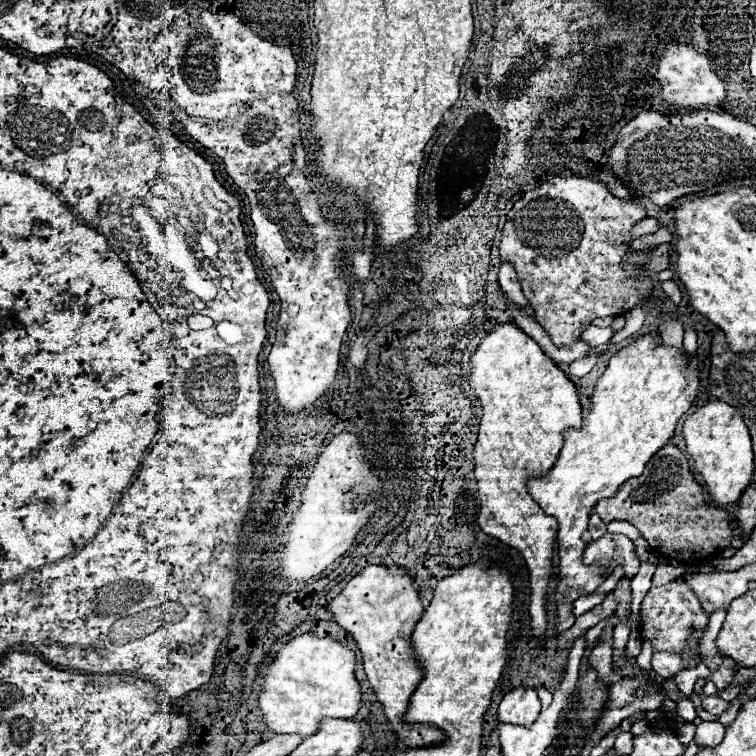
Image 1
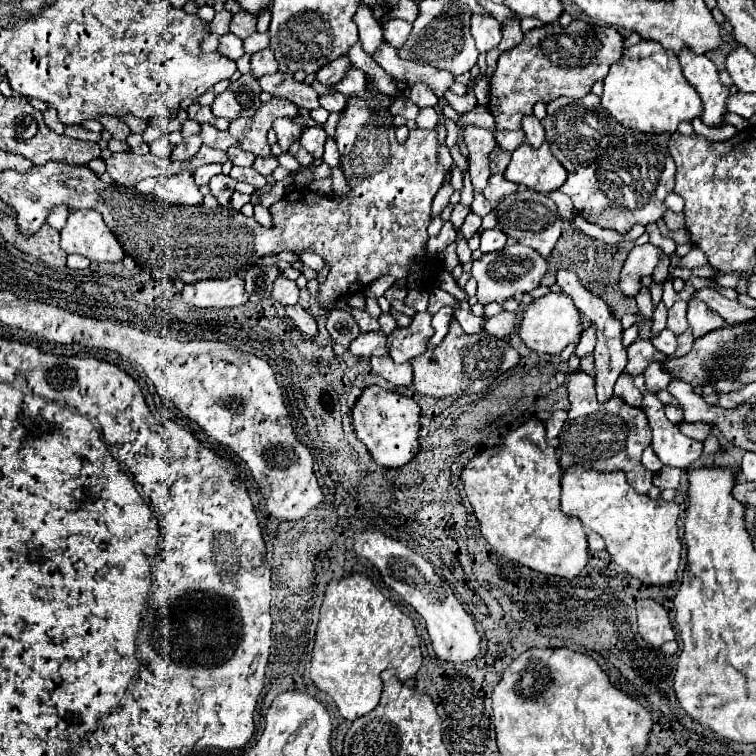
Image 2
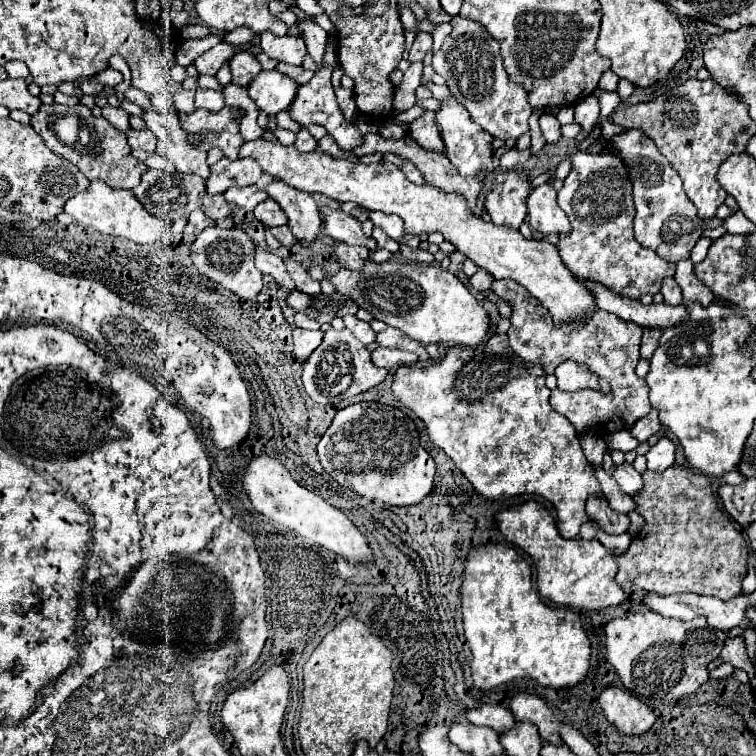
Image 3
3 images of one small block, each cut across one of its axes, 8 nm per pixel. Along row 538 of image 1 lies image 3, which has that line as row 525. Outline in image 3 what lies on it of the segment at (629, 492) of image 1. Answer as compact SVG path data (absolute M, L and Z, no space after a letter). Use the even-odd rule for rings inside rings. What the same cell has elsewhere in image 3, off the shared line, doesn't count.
M670 466L662 474L646 470L642 474L644 490L634 498L638 508L636 512L644 516L646 526L640 530L626 554L616 556L618 562L618 584L636 584L646 592L654 592L658 596L682 594L692 592L700 596L716 596L720 600L730 600L740 594L740 584L746 574L746 560L748 560L748 544L740 532L732 526L726 514L718 508L718 502L712 494L708 476L694 472L690 468Z

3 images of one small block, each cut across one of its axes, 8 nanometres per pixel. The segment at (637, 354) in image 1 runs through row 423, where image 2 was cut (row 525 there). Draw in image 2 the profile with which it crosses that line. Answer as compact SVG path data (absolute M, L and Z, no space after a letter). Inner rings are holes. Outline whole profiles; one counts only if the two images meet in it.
M572 466L562 476L560 505L568 516L580 518L586 530L600 534L612 560L634 578L644 584L670 584L676 580L682 554L676 526L680 508L676 502L636 494L622 470L604 474Z

